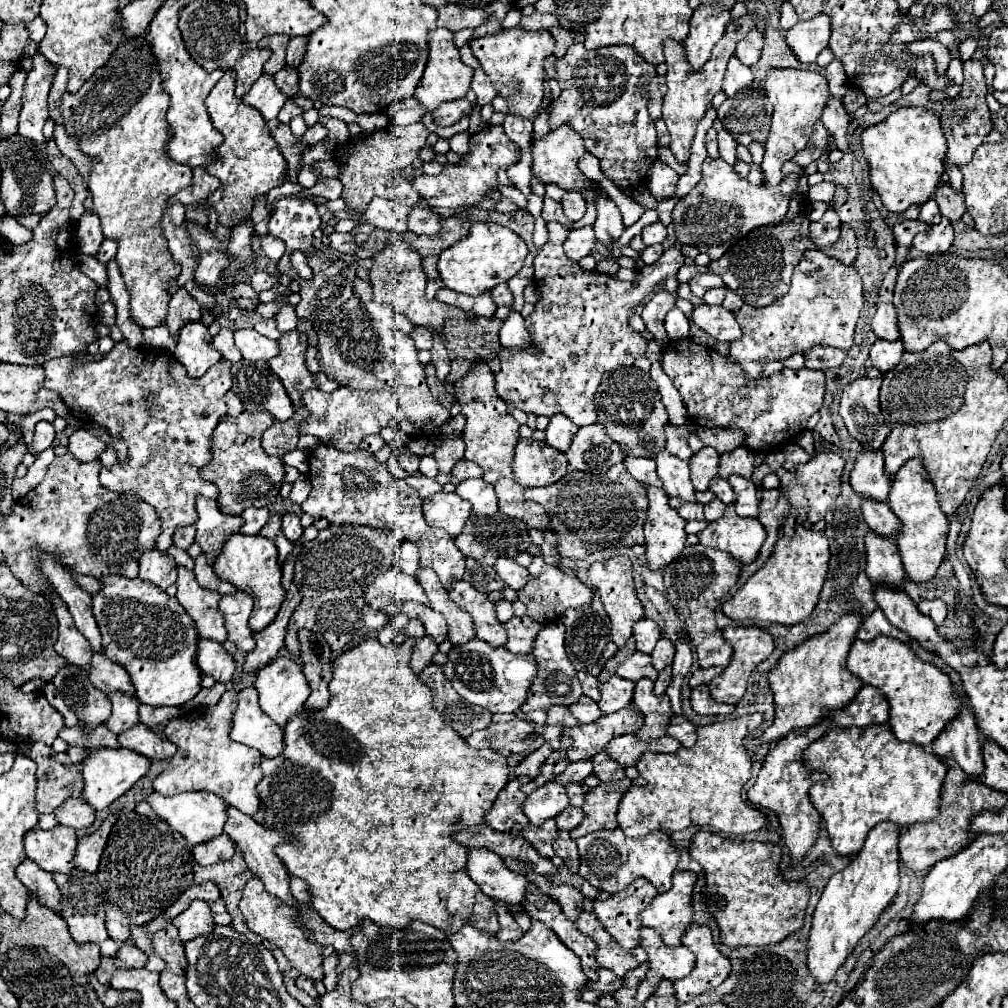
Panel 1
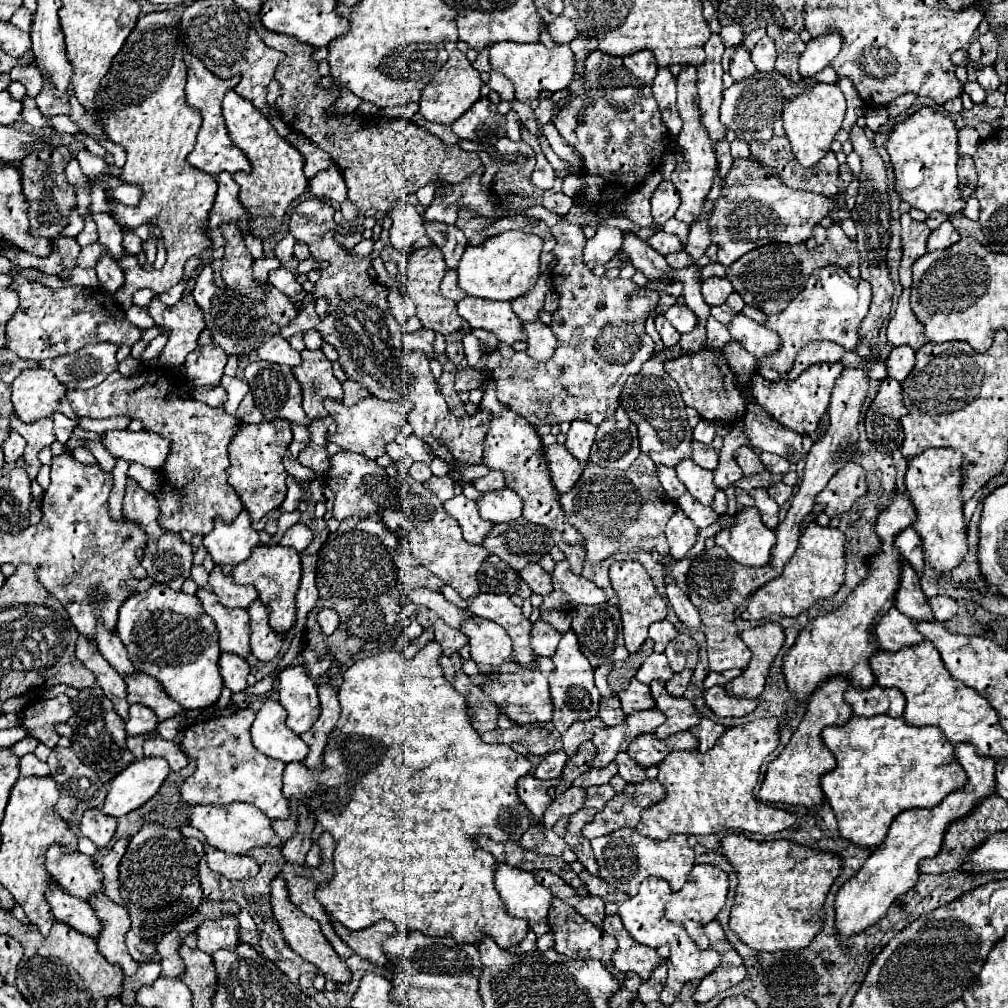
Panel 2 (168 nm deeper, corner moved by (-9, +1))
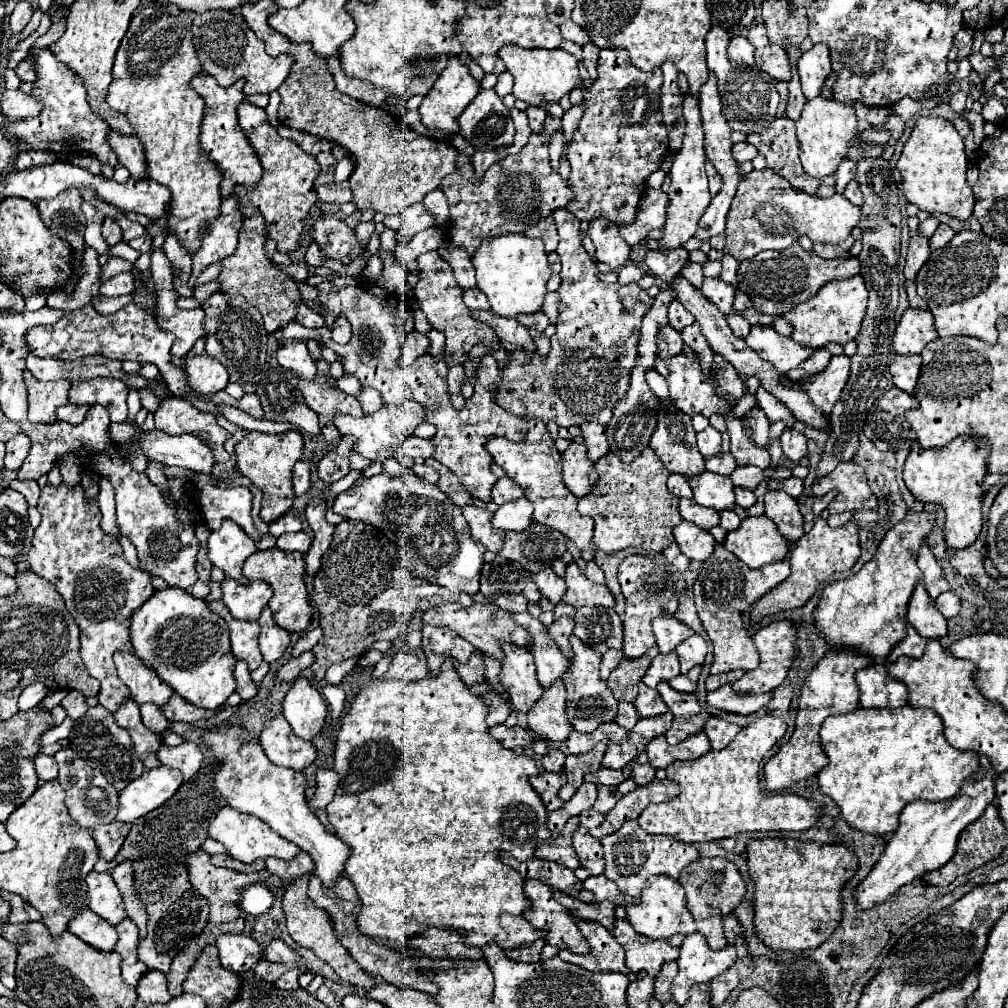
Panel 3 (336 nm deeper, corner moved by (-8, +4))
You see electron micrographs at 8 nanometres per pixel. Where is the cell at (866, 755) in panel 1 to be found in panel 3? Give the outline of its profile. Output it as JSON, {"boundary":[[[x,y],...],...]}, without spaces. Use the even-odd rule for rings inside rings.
{"boundary":[[[905,706],[905,708],[897,708],[897,710],[865,710],[865,708],[859,708],[855,712],[849,712],[849,714],[843,714],[843,716],[831,716],[827,718],[823,724],[821,724],[821,744],[823,744],[823,750],[829,758],[829,764],[817,774],[819,778],[819,790],[823,794],[827,794],[829,798],[835,800],[835,804],[839,806],[841,810],[841,816],[843,820],[859,830],[859,832],[865,832],[865,834],[877,834],[877,836],[885,836],[885,834],[891,834],[895,832],[897,828],[897,822],[899,822],[899,814],[901,810],[913,802],[913,800],[929,800],[929,802],[941,802],[941,800],[947,800],[947,798],[953,798],[959,794],[963,782],[977,772],[977,766],[979,766],[979,756],[977,754],[969,754],[969,752],[959,752],[955,750],[943,736],[943,722],[941,718],[933,712],[933,710],[917,710],[917,708],[911,708],[911,706]]]}

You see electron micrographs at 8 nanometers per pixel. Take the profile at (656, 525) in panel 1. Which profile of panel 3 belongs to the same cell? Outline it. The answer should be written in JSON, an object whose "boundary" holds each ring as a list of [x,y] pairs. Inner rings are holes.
{"boundary":[[[683,520],[681,524],[673,528],[673,536],[679,550],[691,560],[709,558],[715,546],[715,538],[707,530],[701,530],[693,522],[687,522],[687,520]]]}

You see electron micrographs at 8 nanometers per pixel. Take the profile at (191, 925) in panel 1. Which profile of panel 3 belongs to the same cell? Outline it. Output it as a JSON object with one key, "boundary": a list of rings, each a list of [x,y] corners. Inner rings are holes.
{"boundary":[[[221,934],[215,940],[221,966],[231,972],[247,972],[259,962],[261,946],[245,934]]]}

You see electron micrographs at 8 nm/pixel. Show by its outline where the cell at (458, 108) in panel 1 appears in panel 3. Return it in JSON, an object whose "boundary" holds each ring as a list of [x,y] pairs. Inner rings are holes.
{"boundary":[[[481,90],[457,122],[459,134],[477,150],[499,150],[513,144],[515,126],[495,90]]]}

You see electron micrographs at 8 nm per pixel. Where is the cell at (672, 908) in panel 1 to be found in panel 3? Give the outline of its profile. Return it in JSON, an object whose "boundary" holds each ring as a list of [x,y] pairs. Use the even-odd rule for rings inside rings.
{"boundary":[[[699,858],[681,872],[679,884],[687,892],[687,908],[695,918],[697,930],[707,938],[707,944],[713,950],[721,950],[727,944],[721,928],[721,918],[729,914],[745,894],[745,882],[739,876],[735,864],[725,858]]]}

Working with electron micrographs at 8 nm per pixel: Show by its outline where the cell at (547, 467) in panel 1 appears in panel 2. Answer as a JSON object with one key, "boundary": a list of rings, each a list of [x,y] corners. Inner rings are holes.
{"boundary":[[[560,443],[546,447],[544,455],[550,465],[554,487],[558,489],[558,493],[568,493],[578,483],[578,477],[582,475],[586,465],[580,463],[576,457],[570,457],[570,451]]]}

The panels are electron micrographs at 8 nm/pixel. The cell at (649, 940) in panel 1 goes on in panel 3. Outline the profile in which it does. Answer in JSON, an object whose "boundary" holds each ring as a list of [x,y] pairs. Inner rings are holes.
{"boundary":[[[695,932],[687,934],[679,948],[679,974],[671,984],[673,1000],[683,1006],[689,998],[689,988],[697,982],[709,982],[723,970],[727,970],[737,958],[733,946],[725,946],[723,950],[711,950],[705,942],[705,936]]]}

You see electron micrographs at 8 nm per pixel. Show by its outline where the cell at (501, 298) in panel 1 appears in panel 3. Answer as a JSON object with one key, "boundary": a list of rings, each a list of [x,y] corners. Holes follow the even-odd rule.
{"boundary":[[[539,310],[539,312],[533,312],[533,314],[519,314],[517,320],[519,320],[523,326],[535,328],[535,330],[539,330],[539,332],[543,332],[543,330],[551,324],[549,318],[547,318],[541,310]]]}

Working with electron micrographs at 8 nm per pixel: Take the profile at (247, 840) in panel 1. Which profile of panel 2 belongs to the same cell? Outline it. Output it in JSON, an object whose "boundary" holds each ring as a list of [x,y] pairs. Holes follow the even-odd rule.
{"boundary":[[[322,833],[320,839],[318,839],[318,845],[322,847],[322,865],[320,865],[318,869],[308,869],[306,865],[298,867],[298,865],[290,865],[290,863],[286,863],[286,865],[282,865],[282,877],[288,881],[290,901],[292,901],[296,907],[300,907],[308,917],[316,919],[316,921],[320,923],[320,927],[322,927],[322,933],[324,933],[326,939],[332,943],[334,951],[336,951],[342,959],[348,959],[348,957],[354,955],[354,951],[352,951],[346,943],[342,943],[342,939],[334,933],[334,927],[332,927],[330,917],[326,915],[324,907],[322,907],[322,905],[318,903],[318,899],[314,897],[314,889],[318,889],[318,885],[324,885],[324,883],[328,883],[330,877],[334,877],[334,859],[332,859],[332,855],[334,855],[334,849],[336,849],[336,841],[334,841],[334,837],[332,837],[330,833]]]}

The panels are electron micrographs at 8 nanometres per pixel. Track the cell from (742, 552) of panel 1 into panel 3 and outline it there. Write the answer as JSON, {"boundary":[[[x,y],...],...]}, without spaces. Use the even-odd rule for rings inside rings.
{"boundary":[[[767,516],[745,518],[737,530],[727,532],[723,546],[751,568],[777,562],[789,550],[789,542]]]}

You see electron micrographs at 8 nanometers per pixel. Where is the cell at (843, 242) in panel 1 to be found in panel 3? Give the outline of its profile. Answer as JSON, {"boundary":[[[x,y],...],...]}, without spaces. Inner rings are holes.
{"boundary":[[[793,244],[787,250],[767,250],[755,258],[739,262],[737,280],[739,290],[751,298],[753,308],[757,312],[785,314],[793,306],[817,294],[817,290],[825,282],[831,282],[833,278],[849,278],[857,272],[859,272],[859,260],[855,256],[845,260],[825,260],[815,252],[805,252],[799,244]]]}

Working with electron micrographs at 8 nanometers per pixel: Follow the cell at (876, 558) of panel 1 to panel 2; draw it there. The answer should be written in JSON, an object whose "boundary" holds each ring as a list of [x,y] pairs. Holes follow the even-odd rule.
{"boundary":[[[908,563],[902,565],[902,579],[896,595],[896,607],[914,623],[934,621],[934,613],[926,601],[926,595],[920,589],[920,579]]]}

